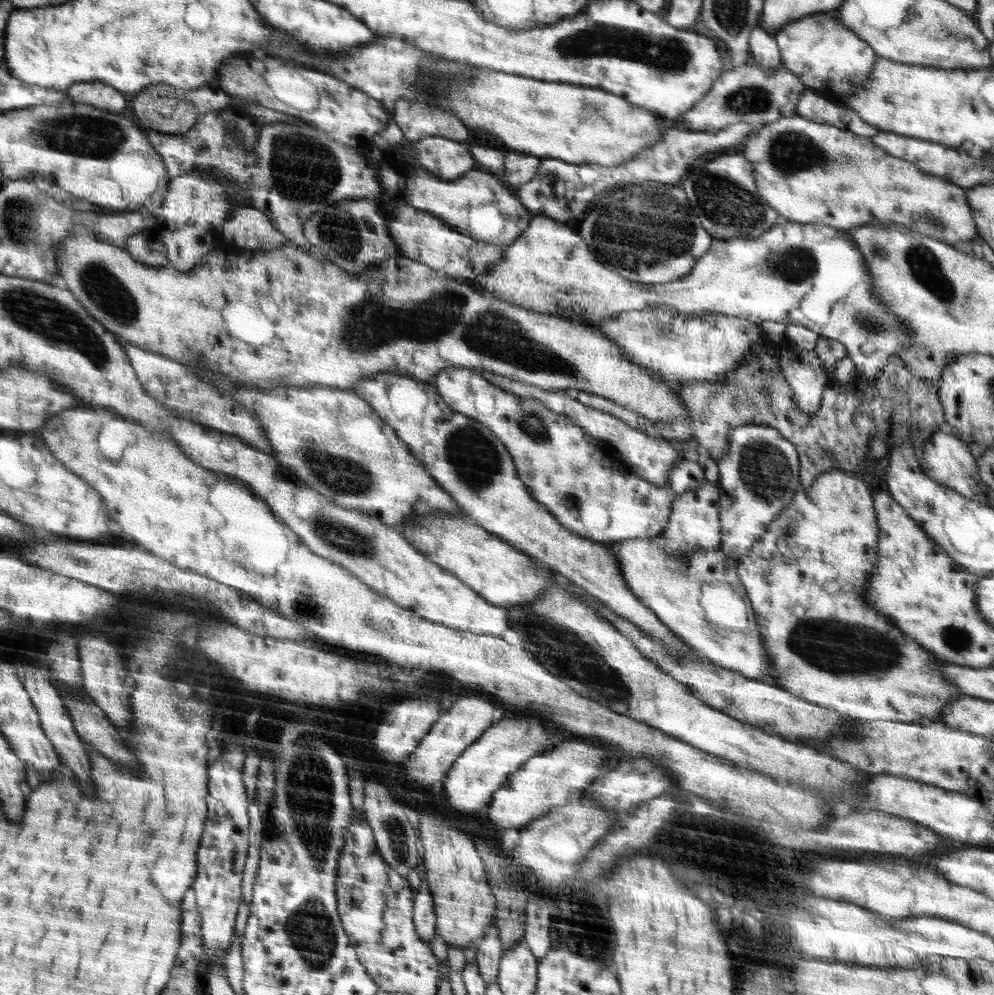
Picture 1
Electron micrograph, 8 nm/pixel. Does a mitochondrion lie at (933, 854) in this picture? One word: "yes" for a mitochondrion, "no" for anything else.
no

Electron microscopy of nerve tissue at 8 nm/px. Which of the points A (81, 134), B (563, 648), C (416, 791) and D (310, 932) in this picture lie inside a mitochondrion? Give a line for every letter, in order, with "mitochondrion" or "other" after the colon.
A: mitochondrion
B: mitochondrion
C: other
D: mitochondrion

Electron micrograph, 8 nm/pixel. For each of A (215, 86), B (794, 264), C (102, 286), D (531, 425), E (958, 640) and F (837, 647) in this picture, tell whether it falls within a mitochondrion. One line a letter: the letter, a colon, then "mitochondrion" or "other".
A: other
B: mitochondrion
C: mitochondrion
D: mitochondrion
E: mitochondrion
F: mitochondrion

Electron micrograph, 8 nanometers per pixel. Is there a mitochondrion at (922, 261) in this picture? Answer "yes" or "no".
yes

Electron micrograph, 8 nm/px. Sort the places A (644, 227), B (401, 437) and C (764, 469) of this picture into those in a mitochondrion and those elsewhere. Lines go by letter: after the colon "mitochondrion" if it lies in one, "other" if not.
A: mitochondrion
B: other
C: mitochondrion

